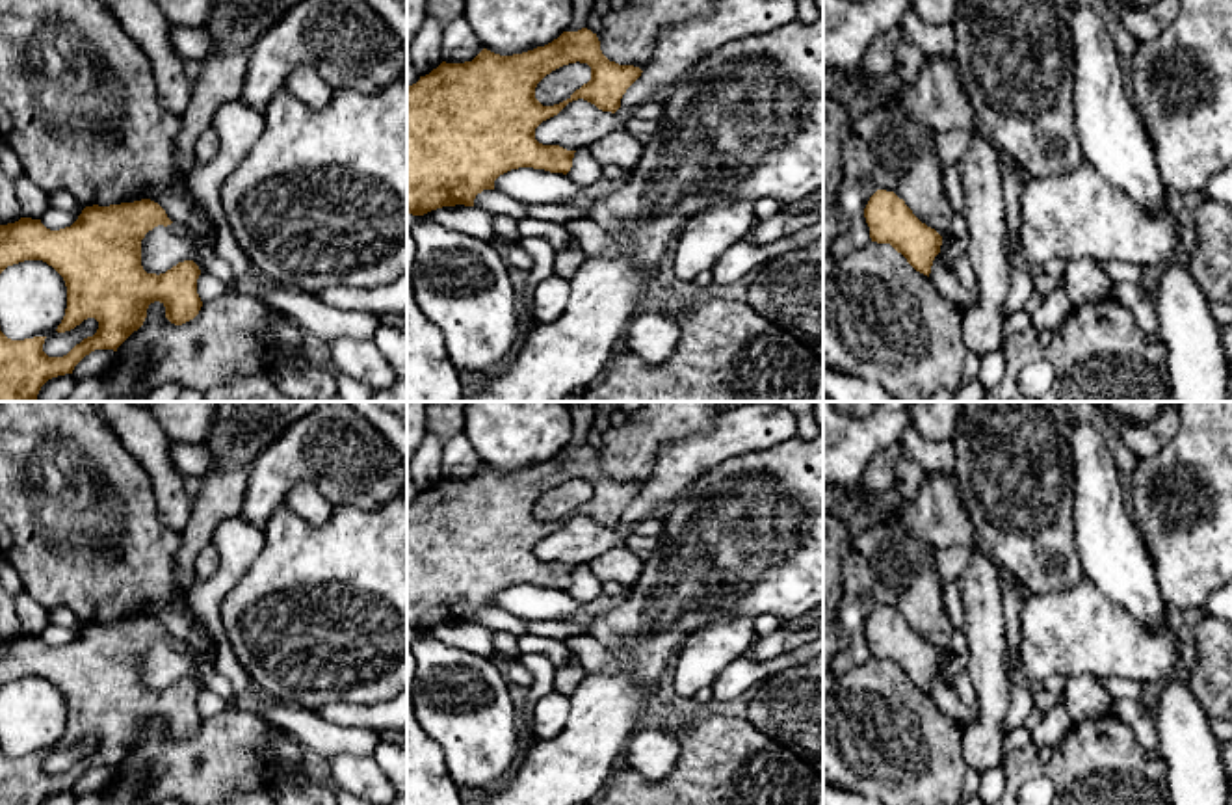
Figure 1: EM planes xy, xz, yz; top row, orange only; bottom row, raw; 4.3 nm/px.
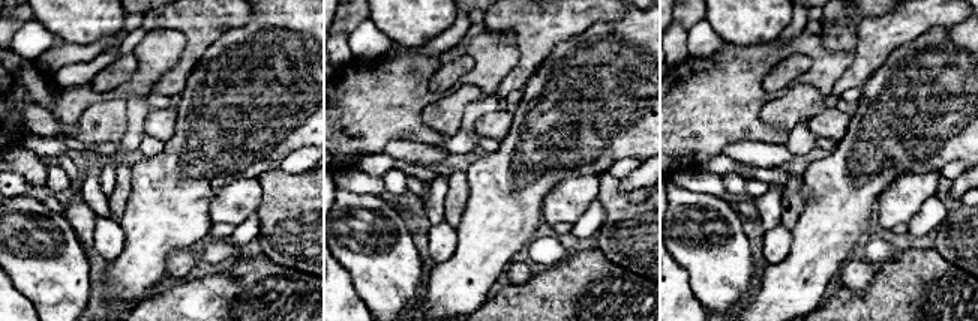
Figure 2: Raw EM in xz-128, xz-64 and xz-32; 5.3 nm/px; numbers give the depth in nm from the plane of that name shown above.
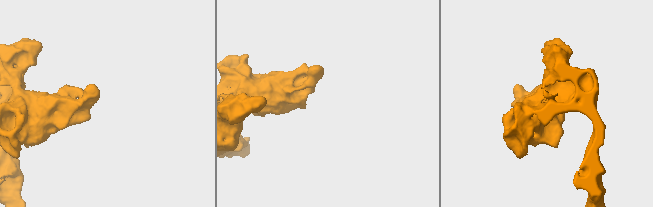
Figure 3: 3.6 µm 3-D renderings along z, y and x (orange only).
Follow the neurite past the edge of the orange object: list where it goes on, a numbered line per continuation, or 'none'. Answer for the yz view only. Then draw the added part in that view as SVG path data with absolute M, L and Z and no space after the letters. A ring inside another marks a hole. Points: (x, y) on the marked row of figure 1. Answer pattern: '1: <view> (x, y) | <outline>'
none

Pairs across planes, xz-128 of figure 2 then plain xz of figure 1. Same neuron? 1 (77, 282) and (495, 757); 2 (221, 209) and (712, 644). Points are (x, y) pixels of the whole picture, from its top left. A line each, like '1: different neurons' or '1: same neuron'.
1: same neuron
2: same neuron

